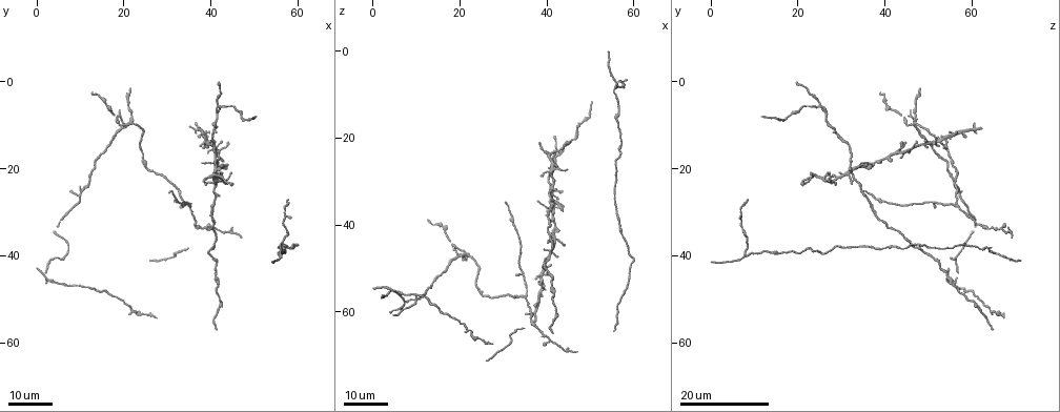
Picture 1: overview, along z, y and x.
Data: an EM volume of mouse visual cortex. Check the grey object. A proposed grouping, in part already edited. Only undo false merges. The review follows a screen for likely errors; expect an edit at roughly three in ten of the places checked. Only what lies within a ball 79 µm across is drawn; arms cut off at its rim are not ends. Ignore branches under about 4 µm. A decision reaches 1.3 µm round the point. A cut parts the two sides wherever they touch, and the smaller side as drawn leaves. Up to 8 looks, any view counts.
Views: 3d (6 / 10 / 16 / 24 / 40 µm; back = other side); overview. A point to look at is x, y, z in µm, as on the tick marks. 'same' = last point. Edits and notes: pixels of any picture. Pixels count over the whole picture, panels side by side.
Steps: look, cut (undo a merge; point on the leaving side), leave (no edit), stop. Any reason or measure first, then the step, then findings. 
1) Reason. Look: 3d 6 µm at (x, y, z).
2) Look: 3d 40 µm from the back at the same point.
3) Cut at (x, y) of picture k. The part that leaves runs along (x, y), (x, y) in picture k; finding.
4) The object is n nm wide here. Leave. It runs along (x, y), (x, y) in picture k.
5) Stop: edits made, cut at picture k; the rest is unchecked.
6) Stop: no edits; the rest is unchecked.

Looks like a crossing. Look: 3d 16 µm at (42.0, 5.5, 25.0).

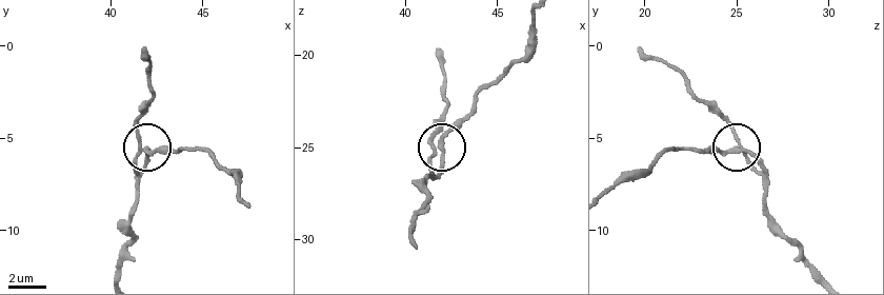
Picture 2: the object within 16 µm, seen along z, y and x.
Look: 3d 6 µm at (41.9, 5.7, 25.0).

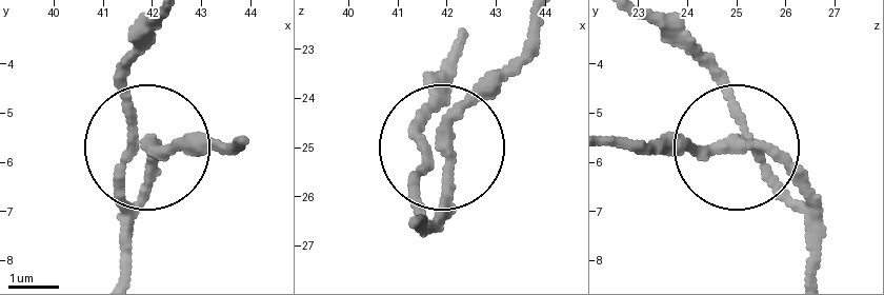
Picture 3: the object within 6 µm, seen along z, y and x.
The side arm is 8 µm long; 4 arms meet here. Leave. Continuous, no second cell.

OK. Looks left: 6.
Looks like a crossing. Look: 3d 24 µm at (20.5, 9.5, 46.5).

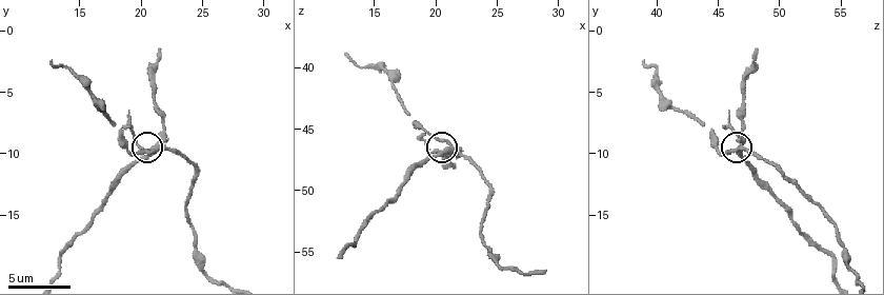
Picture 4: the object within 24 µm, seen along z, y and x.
Look: 3d 6 µm at (21.2, 10.0, 46.4).

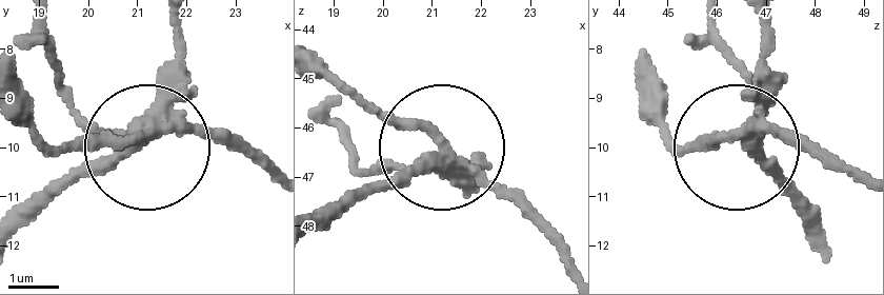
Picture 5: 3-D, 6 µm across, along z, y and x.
Cut at (83, 124) of picture 5. The part that leaves runs along (152, 121), (17, 234) in picture 5; two cells meet here.

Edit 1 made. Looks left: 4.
Look: overview.

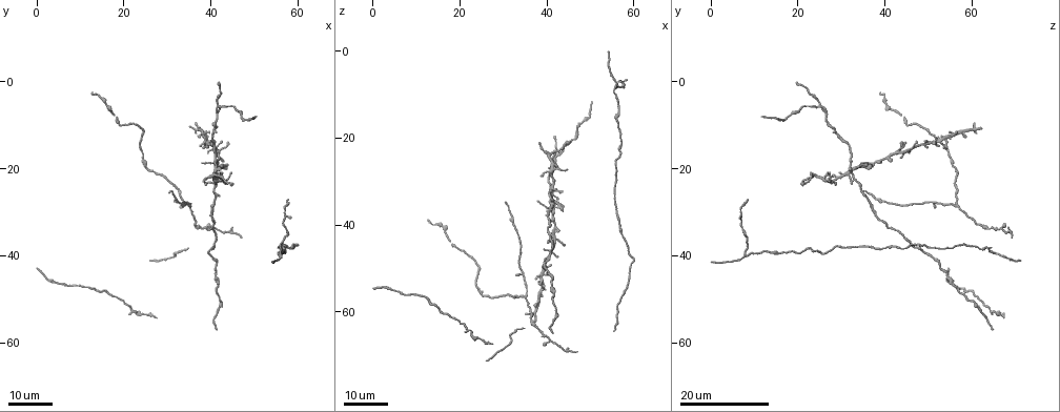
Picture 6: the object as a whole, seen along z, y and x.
Three-way junction. Look: 3d 16 µm at (35.0, 29.0, 56.5).

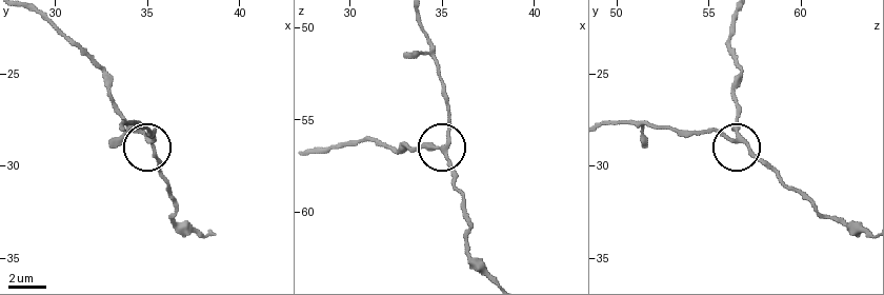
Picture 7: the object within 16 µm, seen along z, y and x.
Look: 3d 6 µm at (35.2, 28.6, 56.7).

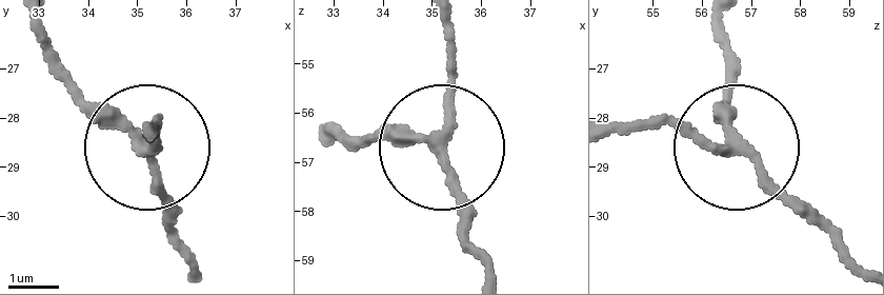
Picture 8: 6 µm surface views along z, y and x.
Leave. It runs along (718, 24), (726, 146), (621, 125) in picture 8; continuous, no second cell.

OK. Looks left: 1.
Stop: edits made, cut at picture 5; the rest is unchecked.

